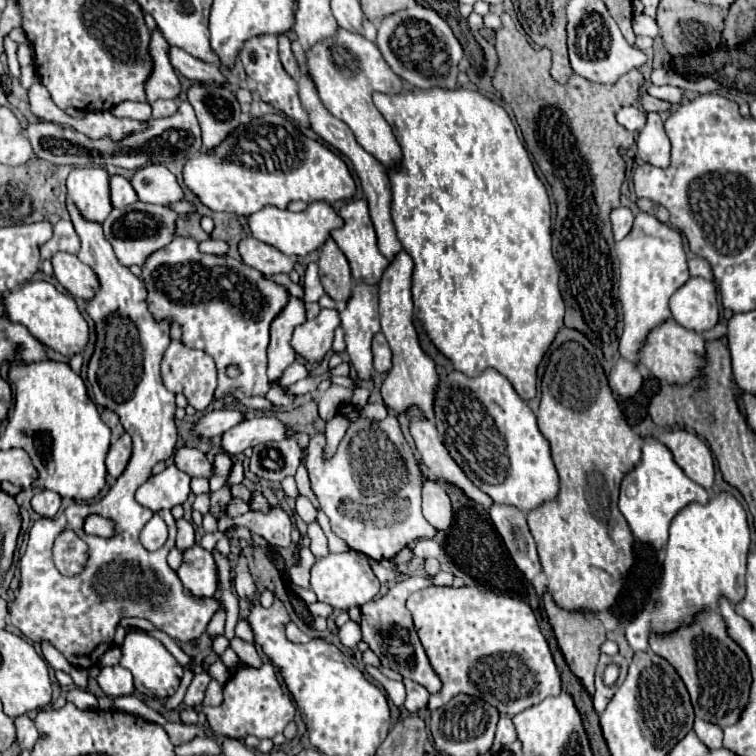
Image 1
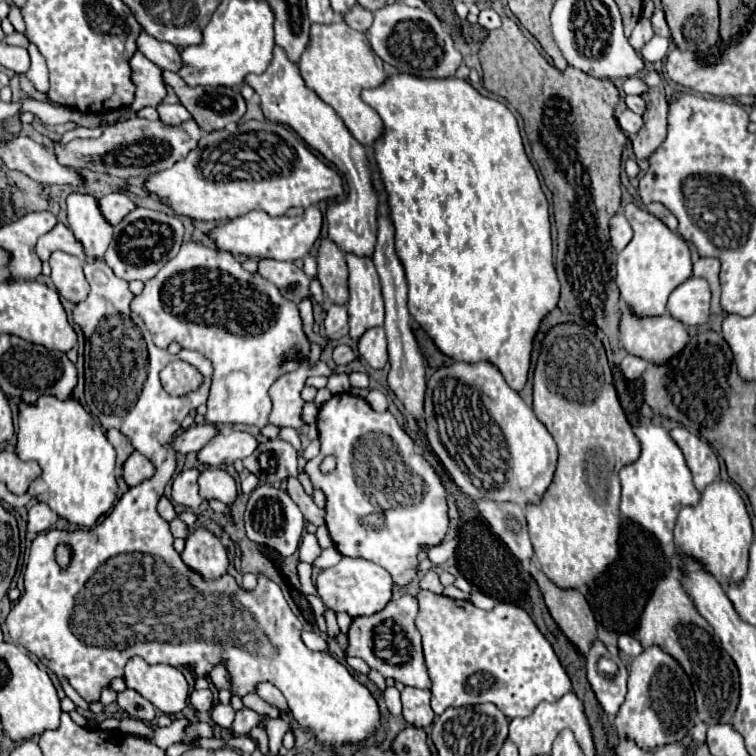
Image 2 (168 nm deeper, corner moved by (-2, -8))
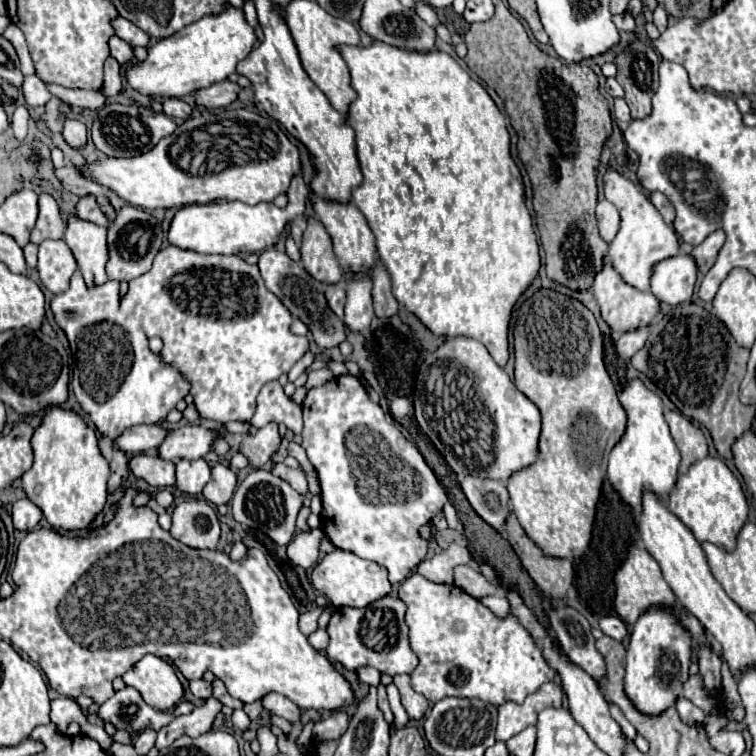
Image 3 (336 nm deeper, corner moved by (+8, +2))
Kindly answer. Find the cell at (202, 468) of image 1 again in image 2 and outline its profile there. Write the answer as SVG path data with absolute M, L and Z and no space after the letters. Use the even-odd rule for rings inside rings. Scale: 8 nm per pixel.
M208 467L200 471L198 487L202 499L218 499L224 505L230 505L236 499L236 483L224 469Z

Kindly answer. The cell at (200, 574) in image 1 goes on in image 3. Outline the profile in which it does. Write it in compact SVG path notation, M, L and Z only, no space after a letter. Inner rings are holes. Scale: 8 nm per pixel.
M200 497L182 501L174 507L170 533L194 549L216 549L220 539L218 511Z

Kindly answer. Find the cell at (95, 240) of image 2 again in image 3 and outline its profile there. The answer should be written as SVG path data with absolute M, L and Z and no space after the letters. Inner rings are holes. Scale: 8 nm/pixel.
M70 217L64 241L72 249L86 285L104 285L108 281L104 271L108 261L106 229L90 225L88 221L78 221L78 217Z

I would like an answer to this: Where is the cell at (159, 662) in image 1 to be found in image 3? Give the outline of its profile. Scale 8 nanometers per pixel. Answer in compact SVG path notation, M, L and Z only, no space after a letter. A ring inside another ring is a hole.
M144 655L134 663L134 667L122 675L122 681L134 687L150 707L160 711L174 709L184 697L184 687L174 667L154 655Z

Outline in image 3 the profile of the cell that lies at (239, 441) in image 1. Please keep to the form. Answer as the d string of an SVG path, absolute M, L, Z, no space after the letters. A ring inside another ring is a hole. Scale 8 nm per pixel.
M182 425L172 429L158 445L158 457L178 463L182 459L200 459L210 453L212 439L216 435L200 425Z

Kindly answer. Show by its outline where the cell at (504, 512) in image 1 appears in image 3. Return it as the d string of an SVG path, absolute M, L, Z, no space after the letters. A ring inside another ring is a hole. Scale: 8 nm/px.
M466 475L460 483L464 495L468 497L470 505L474 511L496 531L502 533L502 525L506 517L510 515L510 505L508 505L508 491L502 481L494 479L480 479Z

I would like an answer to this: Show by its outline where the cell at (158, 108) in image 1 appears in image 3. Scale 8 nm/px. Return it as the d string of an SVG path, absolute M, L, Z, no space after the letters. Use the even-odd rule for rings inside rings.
M166 99L164 101L164 113L172 119L188 119L192 113L192 107L182 99Z

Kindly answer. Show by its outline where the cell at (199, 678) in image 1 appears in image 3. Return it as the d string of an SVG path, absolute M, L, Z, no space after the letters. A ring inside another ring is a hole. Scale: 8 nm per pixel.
M204 679L190 681L190 691L194 693L194 697L206 701L206 699L212 695L212 683L208 683L208 681L204 681Z

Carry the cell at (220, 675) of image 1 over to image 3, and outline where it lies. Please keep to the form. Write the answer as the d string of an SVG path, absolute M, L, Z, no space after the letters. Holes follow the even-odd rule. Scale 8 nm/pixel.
M210 697L202 707L194 709L192 713L174 717L174 721L170 725L166 725L166 729L160 729L158 731L158 737L156 737L156 745L154 747L156 749L164 749L164 747L170 747L180 735L198 737L198 735L210 731L216 713L221 711L222 707L223 704L218 699Z

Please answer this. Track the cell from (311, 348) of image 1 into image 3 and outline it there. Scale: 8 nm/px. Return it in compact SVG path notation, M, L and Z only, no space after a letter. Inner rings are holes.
M334 283L334 285L328 285L326 287L326 299L328 299L328 305L330 309L338 315L338 317L344 317L344 303L346 303L346 291L340 283Z

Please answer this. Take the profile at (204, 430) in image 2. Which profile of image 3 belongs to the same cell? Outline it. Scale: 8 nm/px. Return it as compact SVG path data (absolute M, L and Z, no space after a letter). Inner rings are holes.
M136 425L124 429L114 439L114 447L124 453L142 453L148 449L156 449L162 443L162 437L166 437L166 433L168 431L160 425Z

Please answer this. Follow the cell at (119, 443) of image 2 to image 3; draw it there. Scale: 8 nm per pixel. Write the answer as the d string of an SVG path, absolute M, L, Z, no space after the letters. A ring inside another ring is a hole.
M100 437L100 451L102 451L104 459L110 465L108 491L114 493L114 491L118 491L126 483L126 479L130 475L130 469L128 469L126 453L118 453L118 449L114 449L114 445L110 445L110 441L112 439L108 439L108 437Z

